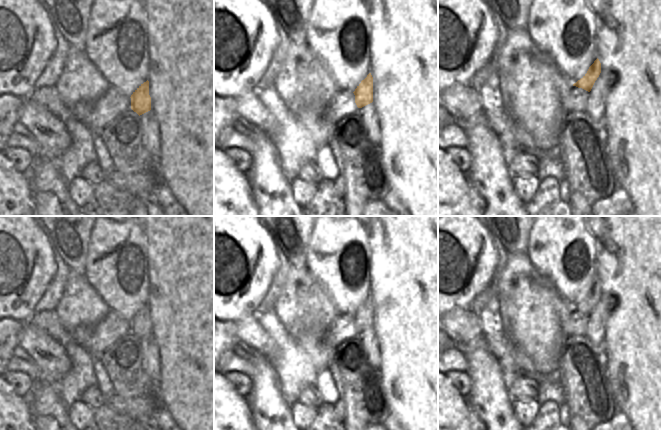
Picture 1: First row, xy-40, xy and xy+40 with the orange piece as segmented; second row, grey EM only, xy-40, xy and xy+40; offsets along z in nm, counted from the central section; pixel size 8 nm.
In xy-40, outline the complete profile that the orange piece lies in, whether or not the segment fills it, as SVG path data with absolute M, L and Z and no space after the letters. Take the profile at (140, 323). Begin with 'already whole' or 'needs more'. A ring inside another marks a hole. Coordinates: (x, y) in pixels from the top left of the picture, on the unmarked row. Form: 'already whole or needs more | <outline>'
already whole | M149 305L141 308L131 319L131 333L139 340L151 334Z

